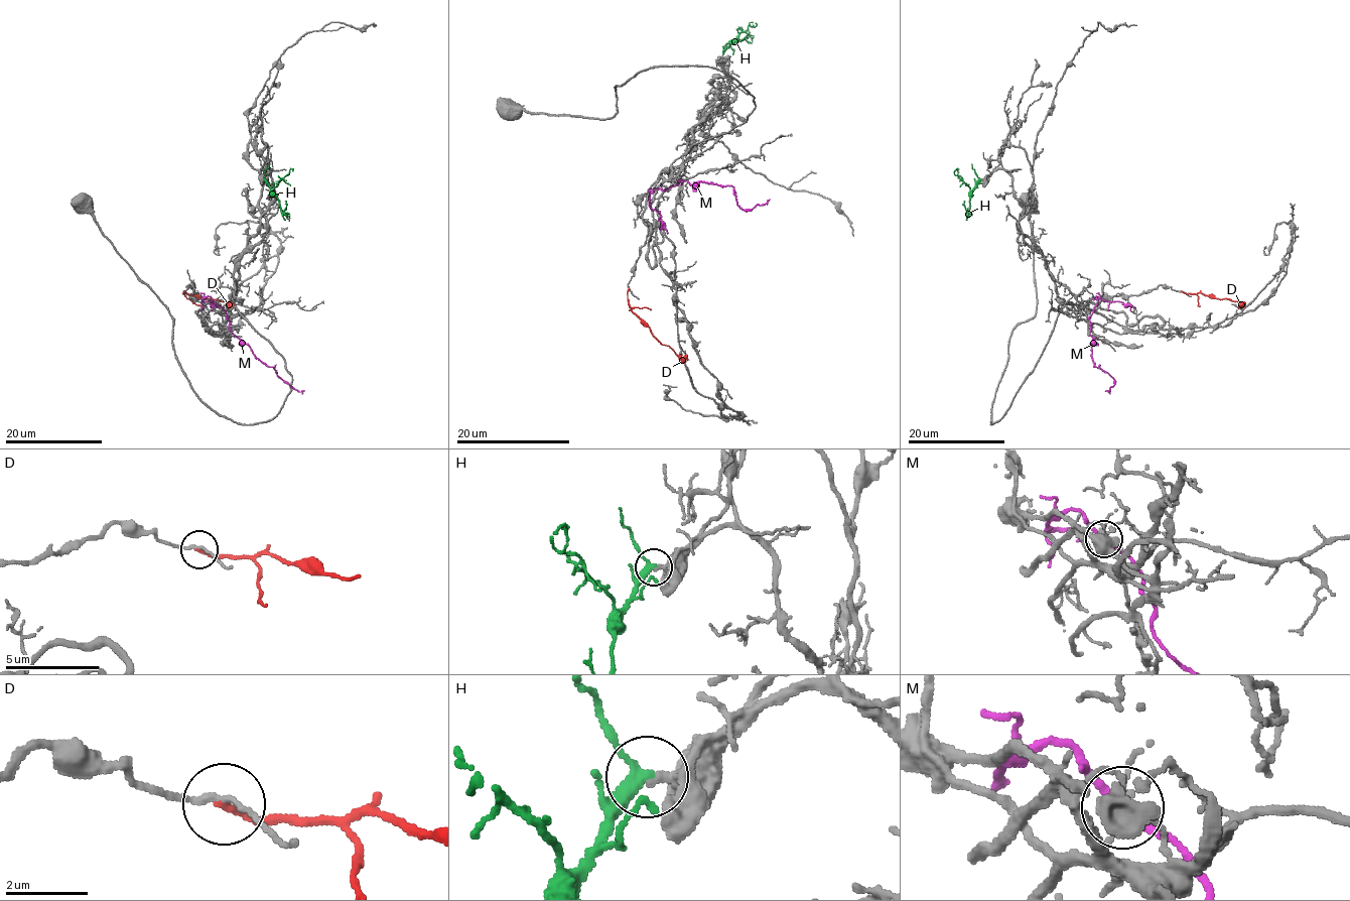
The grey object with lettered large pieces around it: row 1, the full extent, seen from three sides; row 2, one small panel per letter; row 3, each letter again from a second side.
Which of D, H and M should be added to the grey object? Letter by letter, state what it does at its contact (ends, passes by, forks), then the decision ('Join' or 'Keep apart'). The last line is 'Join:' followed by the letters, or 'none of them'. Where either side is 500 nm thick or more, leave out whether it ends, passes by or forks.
D: It ends there. Keep apart
H: It passes by. Join
M: It passes by. Keep apart
Join: H

